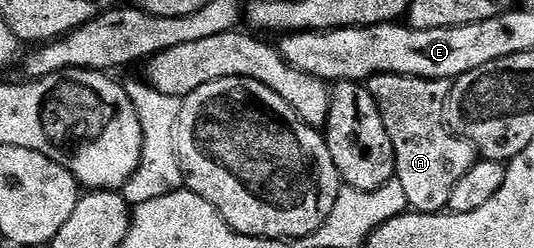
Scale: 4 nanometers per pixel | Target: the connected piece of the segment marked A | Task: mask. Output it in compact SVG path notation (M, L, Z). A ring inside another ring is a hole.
M374 76L367 81L366 87L374 102L378 102L386 134L390 134L396 159L394 178L402 182L409 209L413 212L443 213L450 202L450 194L454 194L454 186L466 178L478 159L476 149L467 140L454 135L444 123L444 103L452 92L451 83L447 80L423 80L417 76Z

